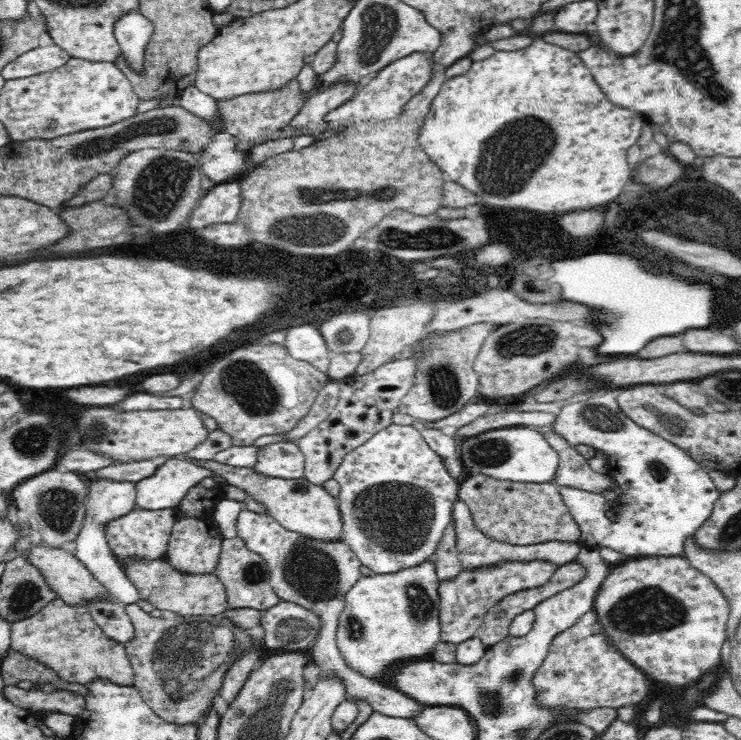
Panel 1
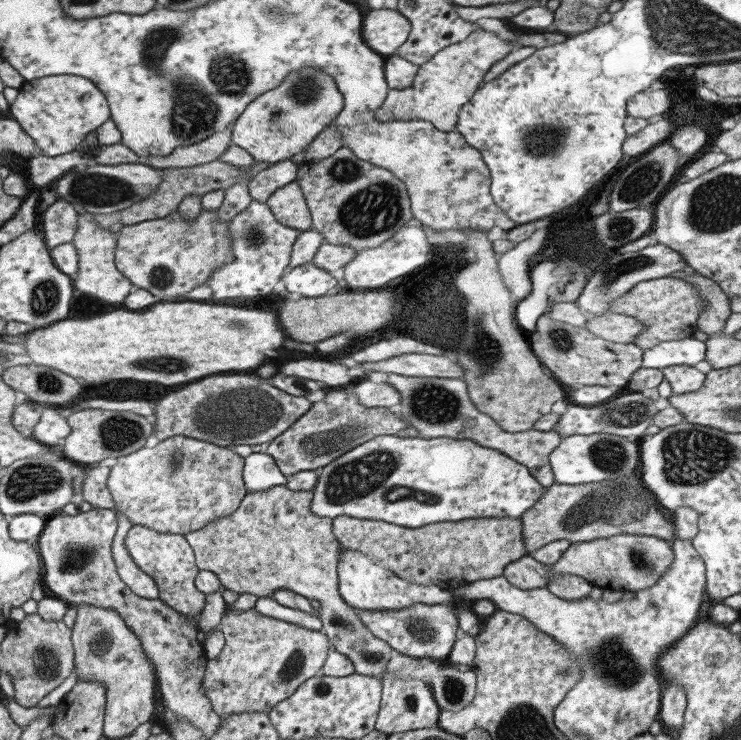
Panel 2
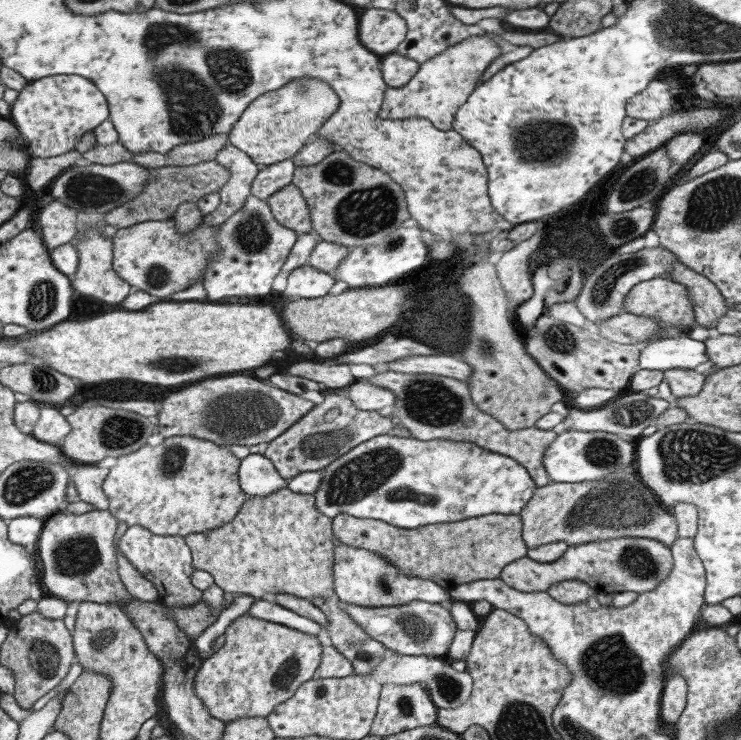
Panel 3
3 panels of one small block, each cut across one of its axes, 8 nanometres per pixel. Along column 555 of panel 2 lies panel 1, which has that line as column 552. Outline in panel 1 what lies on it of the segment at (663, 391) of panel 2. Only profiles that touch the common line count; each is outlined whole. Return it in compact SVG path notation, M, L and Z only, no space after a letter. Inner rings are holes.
M600 389L588 393L587 400L564 404L554 418L552 430L554 434L563 437L571 448L592 448L606 453L609 457L610 476L617 481L622 490L622 497L611 503L601 494L560 486L559 491L564 497L565 506L579 524L581 535L578 543L581 546L612 548L624 554L627 559L682 556L687 536L694 535L694 532L710 519L722 492L716 488L716 484L708 475L708 470L703 469L700 463L695 462L689 453L676 444L647 428L642 428L625 415L617 401L617 390Z

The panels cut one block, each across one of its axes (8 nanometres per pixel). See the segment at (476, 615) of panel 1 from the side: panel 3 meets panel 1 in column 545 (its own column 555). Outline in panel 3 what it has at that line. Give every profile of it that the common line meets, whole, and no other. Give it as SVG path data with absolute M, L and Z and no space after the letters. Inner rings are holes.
M611 538L568 546L565 552L550 563L538 563L521 557L500 570L498 580L519 592L546 592L553 584L579 580L593 591L600 592L649 592L657 588L668 576L672 566L669 547L649 538Z

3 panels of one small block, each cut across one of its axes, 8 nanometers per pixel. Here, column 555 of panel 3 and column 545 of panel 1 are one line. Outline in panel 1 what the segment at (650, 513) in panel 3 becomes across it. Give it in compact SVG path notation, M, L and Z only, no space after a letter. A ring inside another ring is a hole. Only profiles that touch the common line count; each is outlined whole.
M488 474L465 476L460 481L459 500L471 511L476 528L488 538L516 546L540 544L551 540L578 542L581 530L565 506L564 497L555 483L520 483L512 480L499 480Z

